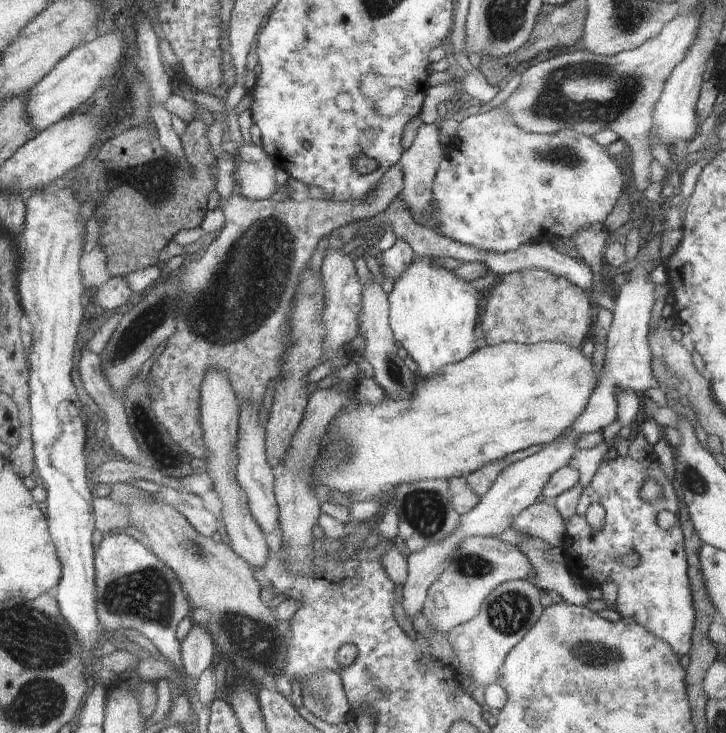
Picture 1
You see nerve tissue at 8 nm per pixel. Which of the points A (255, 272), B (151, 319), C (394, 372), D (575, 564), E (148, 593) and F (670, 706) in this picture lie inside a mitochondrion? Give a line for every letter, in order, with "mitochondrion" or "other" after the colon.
A: mitochondrion
B: mitochondrion
C: mitochondrion
D: other
E: mitochondrion
F: other

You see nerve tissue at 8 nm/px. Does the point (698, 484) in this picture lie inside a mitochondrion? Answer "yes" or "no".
yes

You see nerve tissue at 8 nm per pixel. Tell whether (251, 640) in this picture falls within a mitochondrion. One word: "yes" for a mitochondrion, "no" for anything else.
yes

